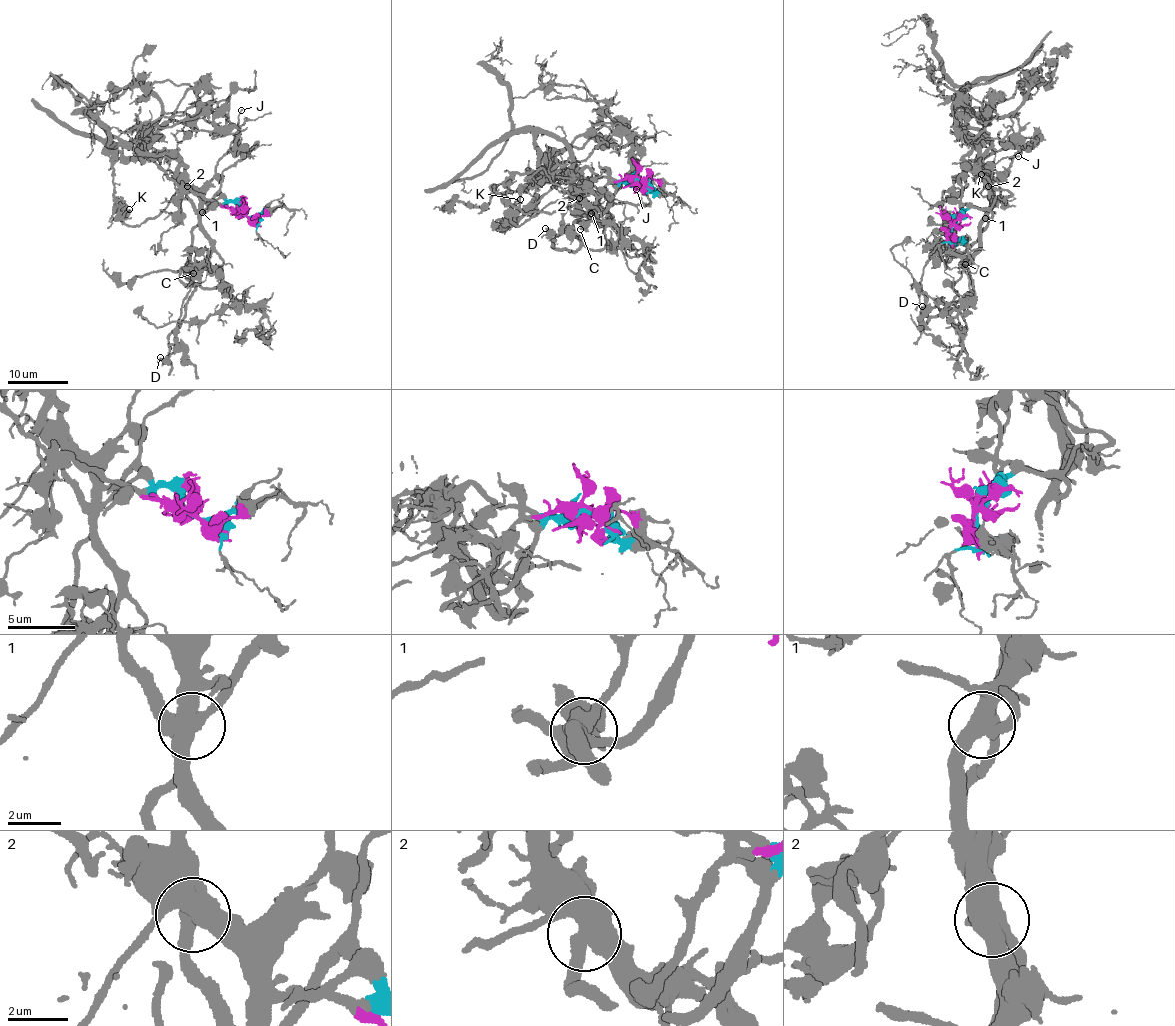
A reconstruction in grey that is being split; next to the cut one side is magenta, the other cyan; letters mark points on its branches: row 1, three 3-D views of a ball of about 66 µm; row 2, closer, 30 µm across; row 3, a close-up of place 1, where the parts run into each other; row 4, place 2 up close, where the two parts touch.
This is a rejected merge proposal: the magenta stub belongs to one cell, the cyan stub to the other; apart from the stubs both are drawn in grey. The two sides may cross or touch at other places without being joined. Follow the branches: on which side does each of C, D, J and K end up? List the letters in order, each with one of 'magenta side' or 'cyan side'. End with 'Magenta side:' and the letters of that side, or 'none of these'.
C: magenta side
D: cyan side
J: magenta side
K: magenta side
Magenta side: C, J, K

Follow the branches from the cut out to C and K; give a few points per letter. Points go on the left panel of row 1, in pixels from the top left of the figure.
C: (245, 213), (221, 207), (215, 201), (202, 205), (201, 231), (207, 239), (209, 258), (204, 266), (193, 273)
K: (245, 213), (202, 199), (190, 187), (183, 185), (166, 208), (138, 225), (122, 222), (121, 215), (129, 210)

